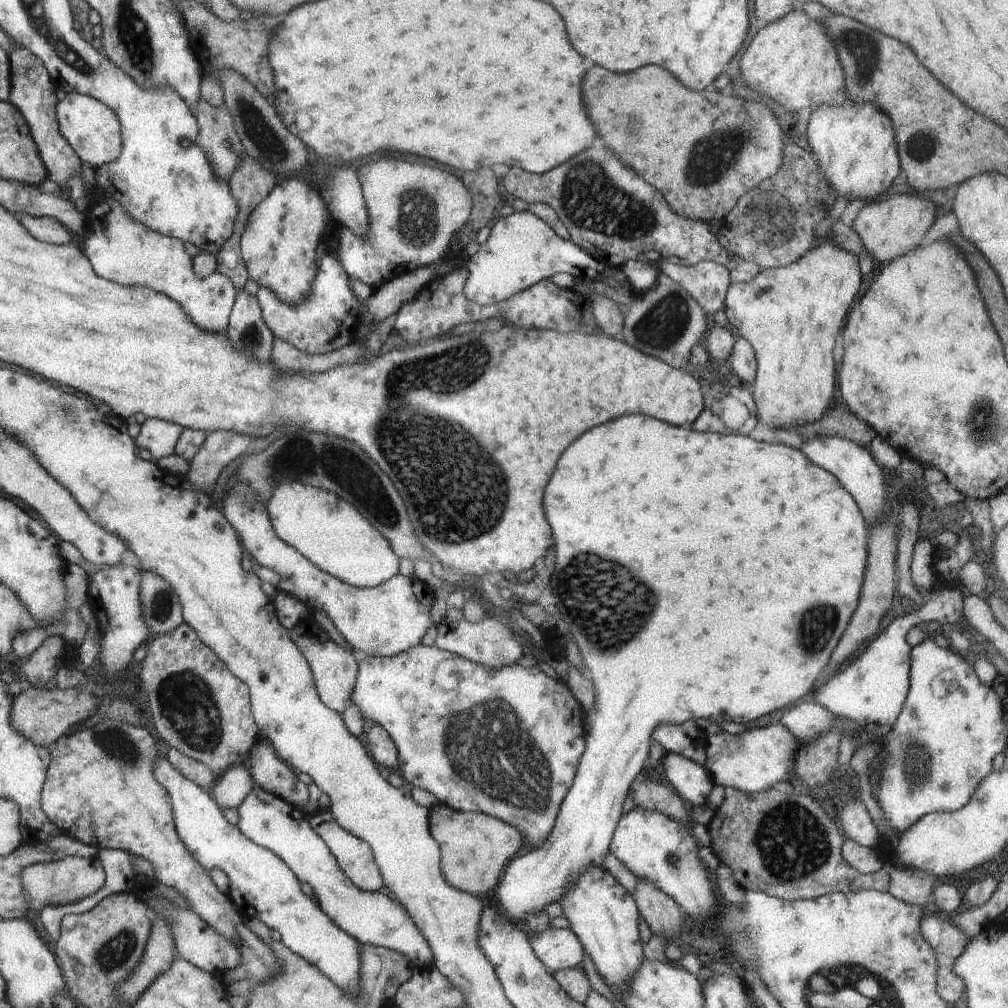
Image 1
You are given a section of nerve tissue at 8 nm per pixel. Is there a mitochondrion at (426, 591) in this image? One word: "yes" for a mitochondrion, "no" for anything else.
no

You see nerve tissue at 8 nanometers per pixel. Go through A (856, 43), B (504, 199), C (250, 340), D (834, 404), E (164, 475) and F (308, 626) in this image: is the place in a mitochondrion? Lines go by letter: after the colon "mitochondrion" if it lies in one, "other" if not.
A: mitochondrion
B: other
C: mitochondrion
D: other
E: other
F: other

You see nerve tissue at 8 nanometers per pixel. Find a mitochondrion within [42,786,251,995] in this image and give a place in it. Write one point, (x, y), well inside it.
(115, 952)

